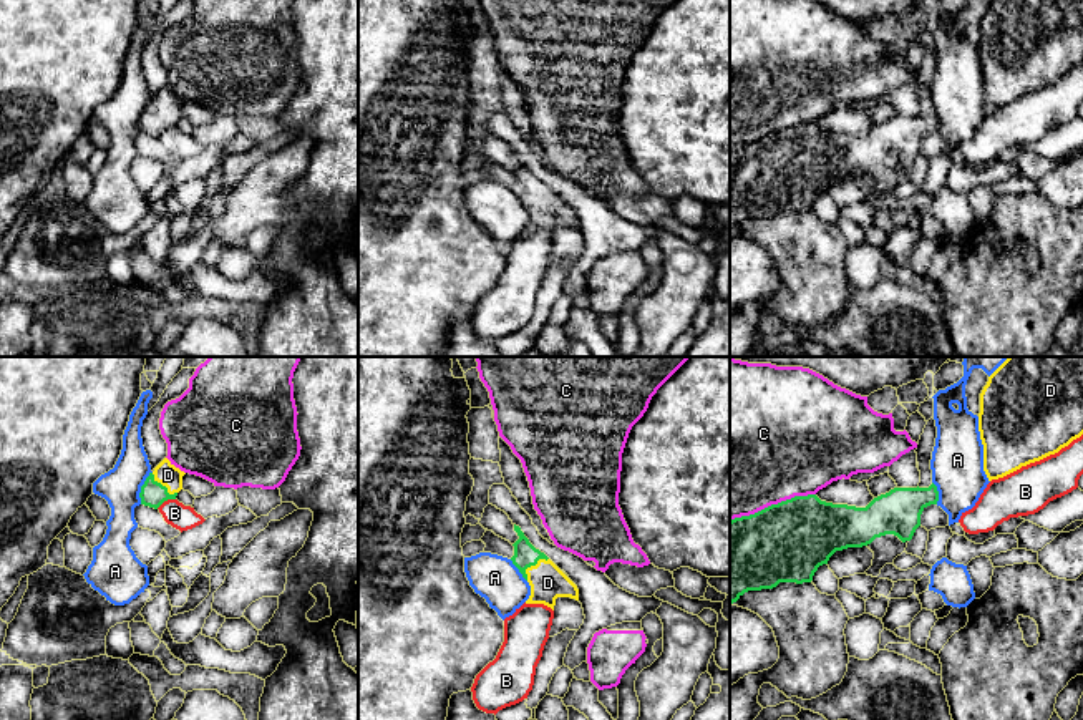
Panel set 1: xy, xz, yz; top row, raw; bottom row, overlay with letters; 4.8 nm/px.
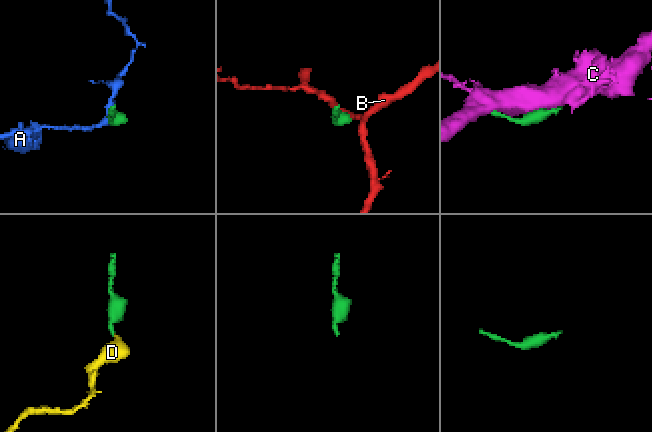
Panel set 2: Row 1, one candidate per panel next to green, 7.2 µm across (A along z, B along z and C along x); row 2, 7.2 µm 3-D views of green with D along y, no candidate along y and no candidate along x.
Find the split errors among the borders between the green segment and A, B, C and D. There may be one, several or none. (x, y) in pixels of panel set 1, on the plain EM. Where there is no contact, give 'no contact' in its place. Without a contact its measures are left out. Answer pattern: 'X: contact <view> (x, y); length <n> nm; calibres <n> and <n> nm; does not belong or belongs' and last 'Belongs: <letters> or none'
A: contact xy (141, 116); length 170 nm; calibres 120 and 190 nm; does not belong
B: contact xy (165, 128); length 110 nm; calibres 120 and 120 nm; does not belong
C: contact yz (772, 133); length 440 nm; calibres 380 and 500 nm; does not belong
D: contact xz (531, 193); length 160 nm; calibres 110 and 170 nm; belongs
Belongs: D

